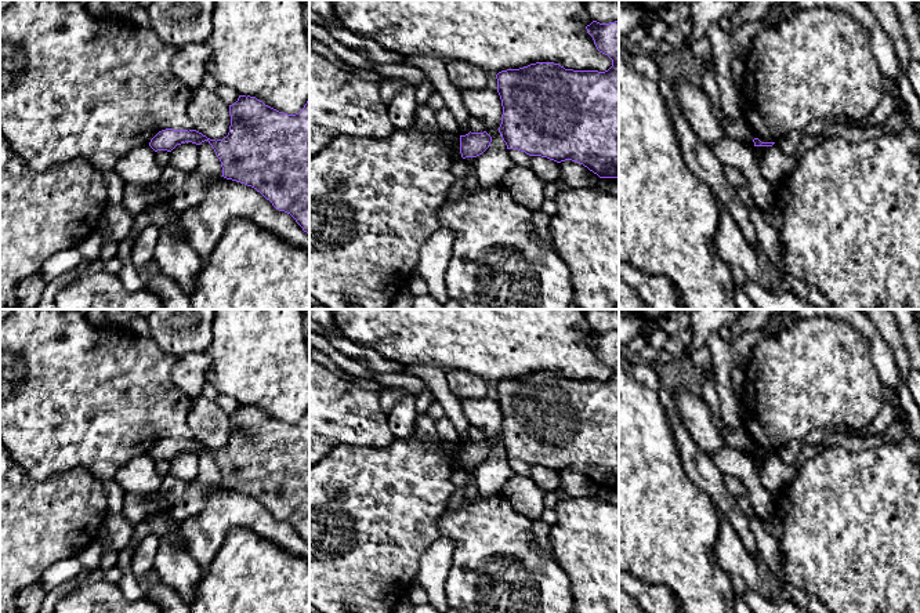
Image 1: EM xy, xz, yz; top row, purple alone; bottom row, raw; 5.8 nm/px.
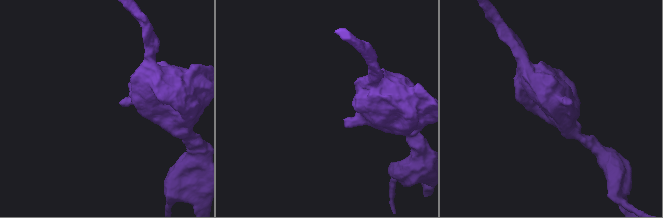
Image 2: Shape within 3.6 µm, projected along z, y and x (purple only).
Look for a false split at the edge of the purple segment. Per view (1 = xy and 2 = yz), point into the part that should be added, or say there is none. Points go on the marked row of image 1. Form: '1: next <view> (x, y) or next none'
1: next none
2: next none

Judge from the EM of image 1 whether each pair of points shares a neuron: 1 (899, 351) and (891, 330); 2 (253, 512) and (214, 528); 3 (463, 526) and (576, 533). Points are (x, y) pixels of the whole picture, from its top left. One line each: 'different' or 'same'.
1: same
2: same
3: different

